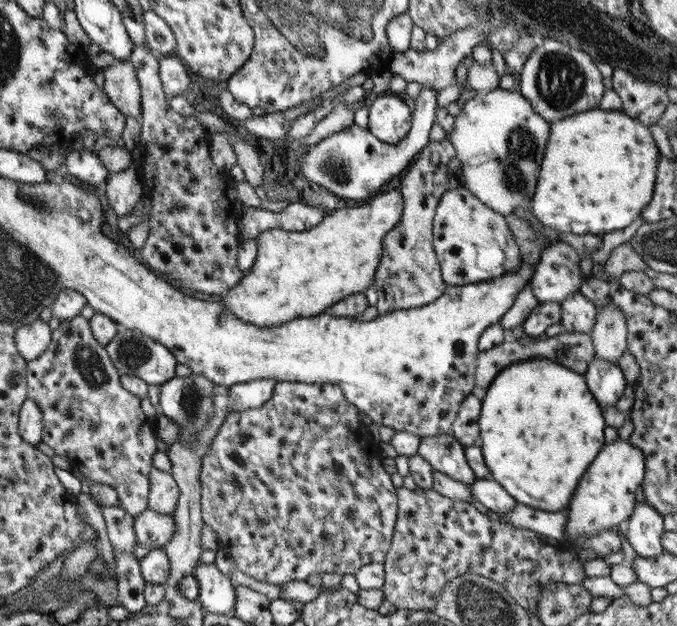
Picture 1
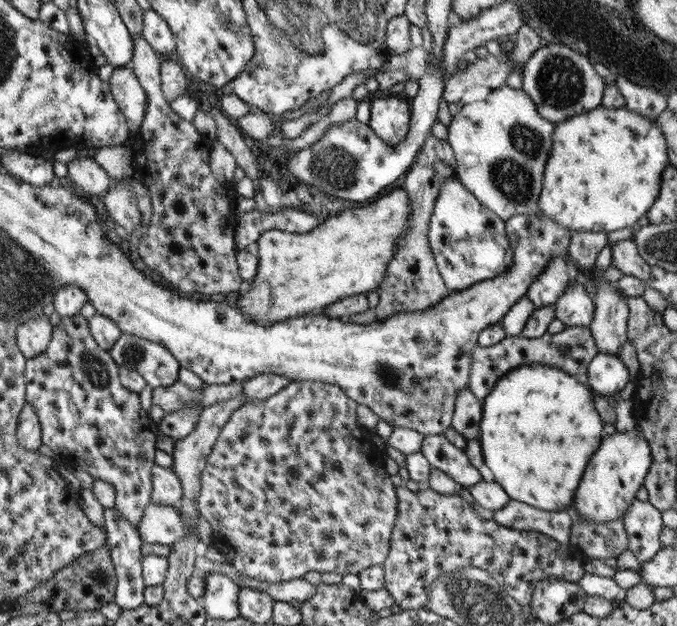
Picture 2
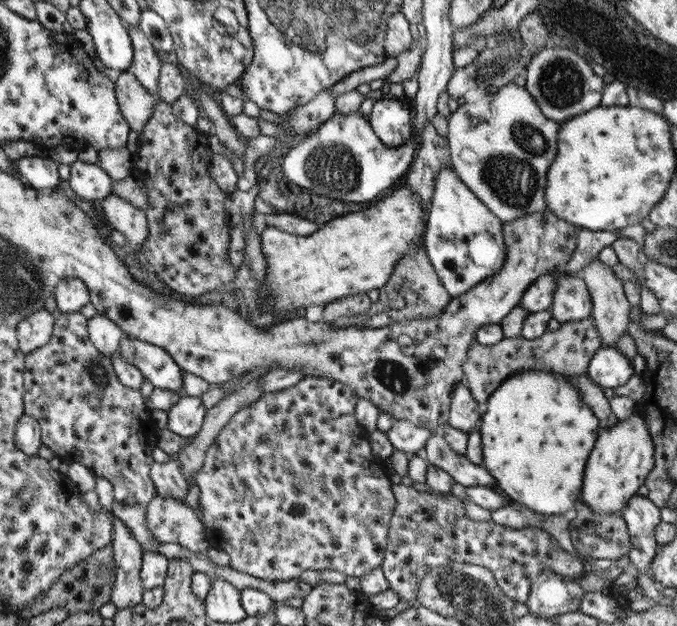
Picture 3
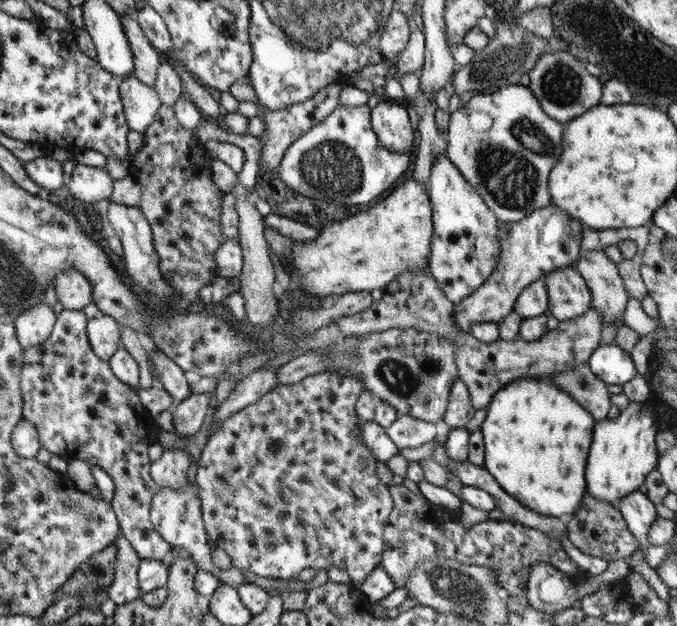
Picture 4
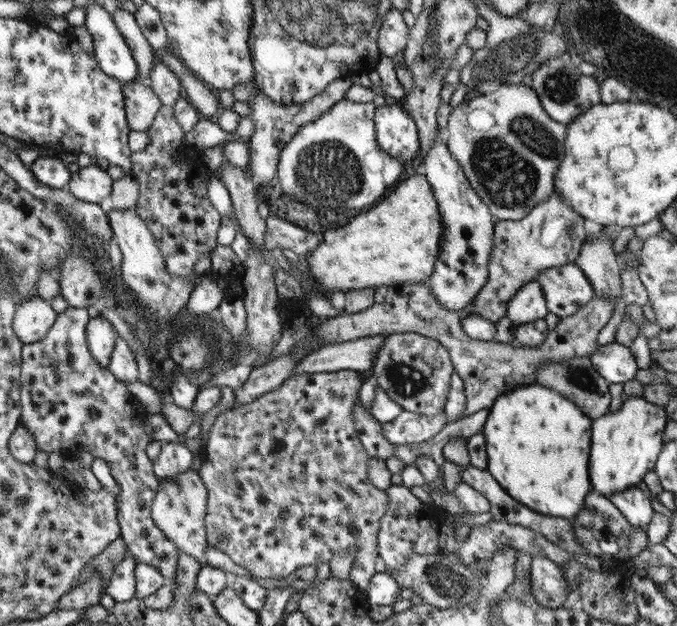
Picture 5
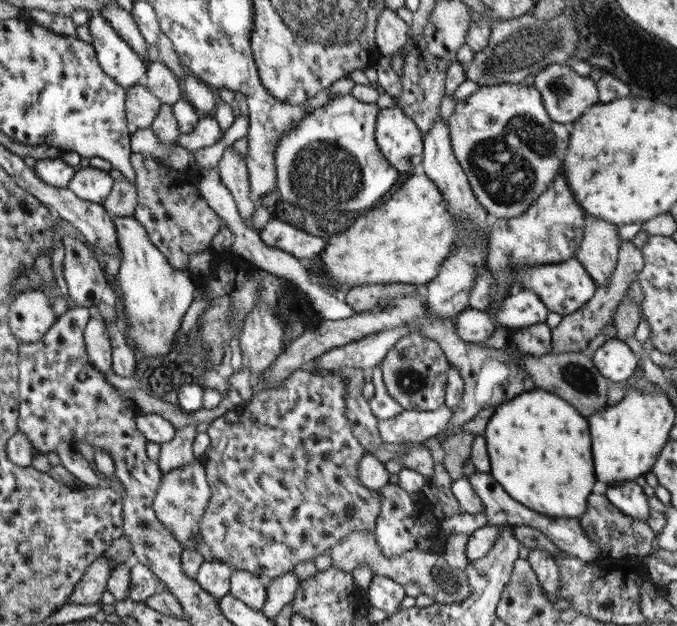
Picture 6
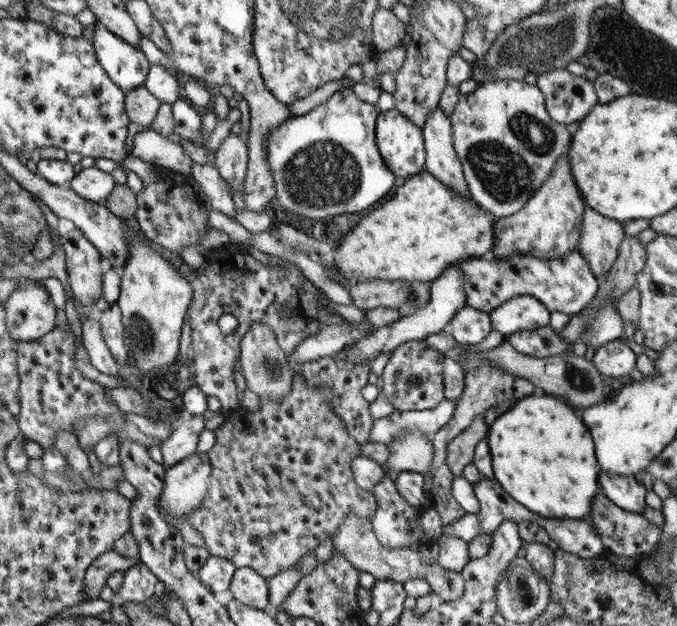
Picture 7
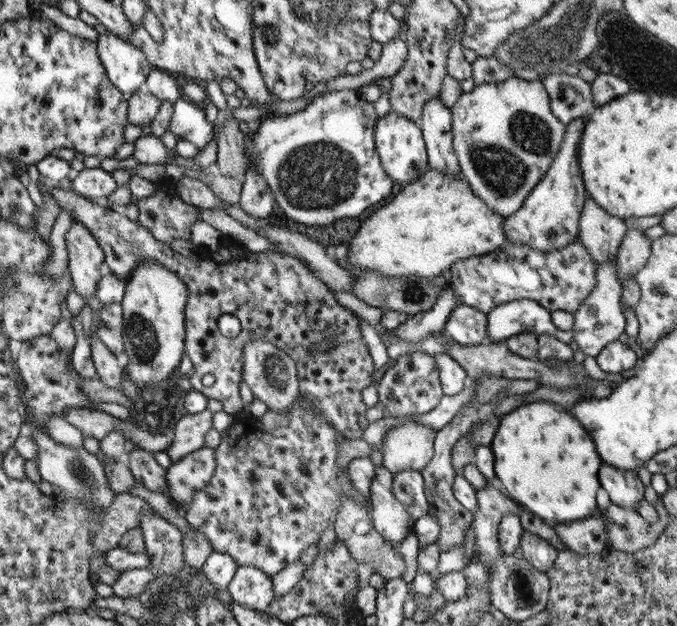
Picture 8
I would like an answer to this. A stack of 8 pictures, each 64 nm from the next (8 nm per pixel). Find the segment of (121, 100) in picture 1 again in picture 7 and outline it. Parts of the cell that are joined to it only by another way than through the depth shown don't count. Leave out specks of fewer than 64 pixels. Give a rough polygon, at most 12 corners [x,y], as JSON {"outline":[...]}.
{"outline":[[144,86],[126,92],[127,115],[151,126],[161,100]]}

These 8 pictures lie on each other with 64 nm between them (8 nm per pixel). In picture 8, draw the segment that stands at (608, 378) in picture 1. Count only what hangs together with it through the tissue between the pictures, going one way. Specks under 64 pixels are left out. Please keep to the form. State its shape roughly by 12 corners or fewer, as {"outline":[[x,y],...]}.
{"outline":[[634,345],[604,346],[595,359],[604,372],[620,374],[635,366]]}

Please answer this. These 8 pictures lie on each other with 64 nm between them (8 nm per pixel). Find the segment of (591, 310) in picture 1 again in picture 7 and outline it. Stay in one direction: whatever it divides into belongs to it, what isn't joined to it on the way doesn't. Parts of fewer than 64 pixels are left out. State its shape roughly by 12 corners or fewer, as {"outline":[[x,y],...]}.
{"outline":[[578,250],[460,263],[466,304],[485,313],[528,294],[578,314],[600,283]]}

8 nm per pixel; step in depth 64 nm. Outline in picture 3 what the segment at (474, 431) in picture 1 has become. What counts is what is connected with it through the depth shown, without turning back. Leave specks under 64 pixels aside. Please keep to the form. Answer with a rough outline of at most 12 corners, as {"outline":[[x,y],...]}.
{"outline":[[466,385],[454,387],[447,425],[470,435],[483,407]]}

